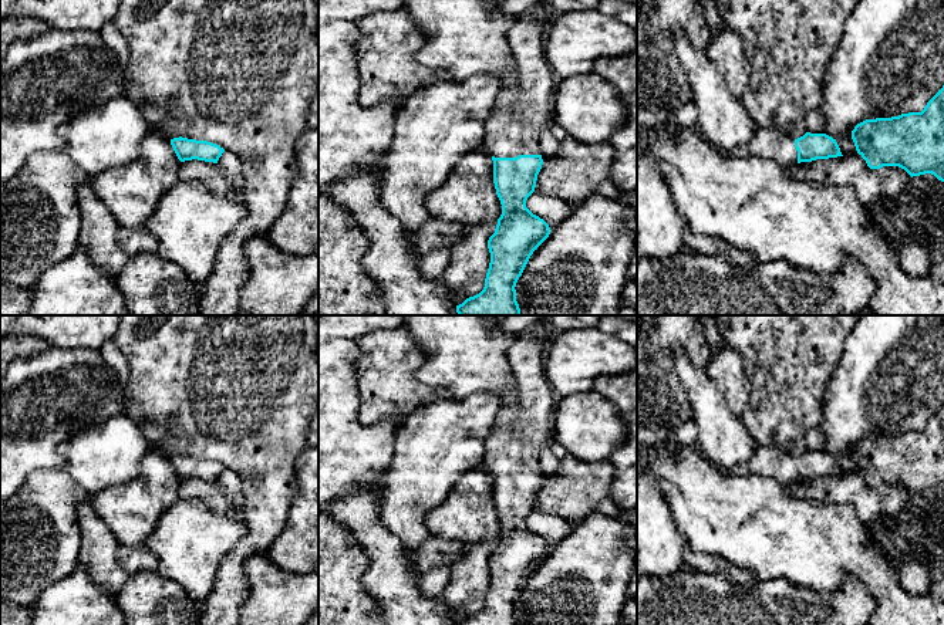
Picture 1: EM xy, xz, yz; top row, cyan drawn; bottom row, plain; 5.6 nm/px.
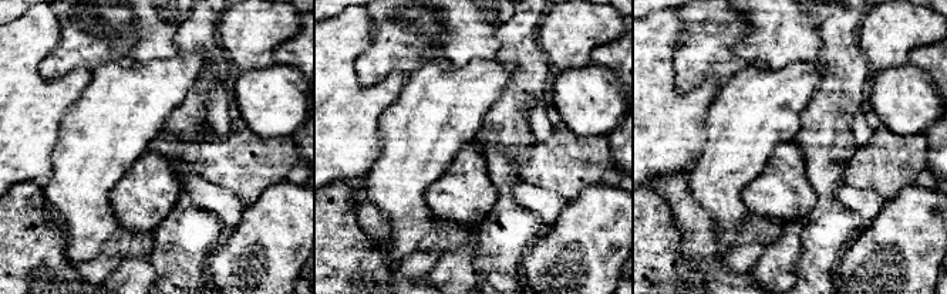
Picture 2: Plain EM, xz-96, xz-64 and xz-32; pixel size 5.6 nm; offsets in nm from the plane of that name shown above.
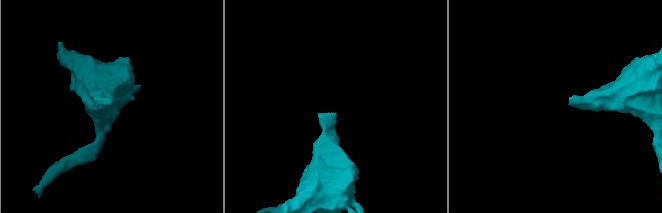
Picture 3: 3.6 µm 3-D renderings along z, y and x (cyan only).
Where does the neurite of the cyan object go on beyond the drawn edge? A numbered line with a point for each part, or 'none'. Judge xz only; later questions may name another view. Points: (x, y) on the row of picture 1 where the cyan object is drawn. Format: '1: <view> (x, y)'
1: xz (513, 128)

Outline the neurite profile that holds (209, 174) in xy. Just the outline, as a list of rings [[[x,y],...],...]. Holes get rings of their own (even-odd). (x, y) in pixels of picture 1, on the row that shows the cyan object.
[[[198,159],[181,162],[178,178],[179,180],[199,180],[213,195],[232,196],[232,180],[223,175],[218,163]]]

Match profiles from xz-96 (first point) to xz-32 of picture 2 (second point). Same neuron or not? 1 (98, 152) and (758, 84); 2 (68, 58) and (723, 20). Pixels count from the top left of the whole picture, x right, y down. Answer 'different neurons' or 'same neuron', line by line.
1: same neuron
2: same neuron

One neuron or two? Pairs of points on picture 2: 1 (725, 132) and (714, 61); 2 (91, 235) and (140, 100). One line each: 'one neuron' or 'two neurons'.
1: two neurons
2: one neuron

